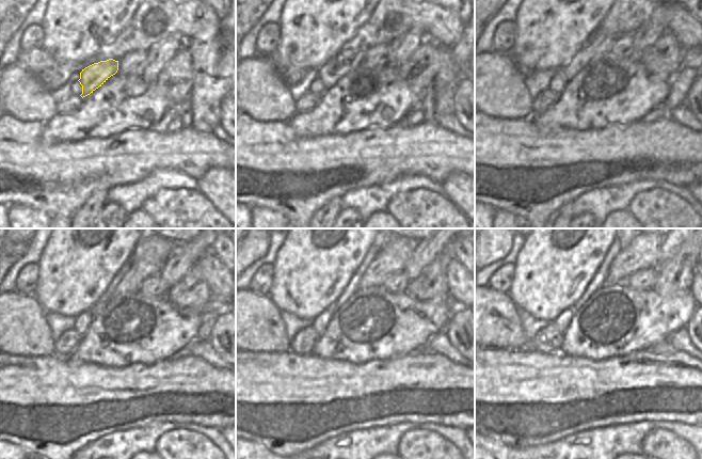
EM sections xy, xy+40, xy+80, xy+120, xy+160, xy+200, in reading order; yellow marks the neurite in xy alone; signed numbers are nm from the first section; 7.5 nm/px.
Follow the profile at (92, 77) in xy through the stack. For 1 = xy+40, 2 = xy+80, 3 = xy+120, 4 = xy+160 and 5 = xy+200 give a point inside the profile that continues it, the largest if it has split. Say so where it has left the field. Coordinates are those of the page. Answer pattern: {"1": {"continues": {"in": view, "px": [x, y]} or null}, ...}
{"1": {"continues": {"in": "xy+40", "px": [346, 60]}}, "2": {"continues": {"in": "xy+80", "px": [600, 45]}}, "3": {"continues": {"in": "xy+120", "px": [140, 270]}}, "4": {"continues": {"in": "xy+160", "px": [393, 257]}}, "5": {"continues": {"in": "xy+200", "px": [643, 252]}}}

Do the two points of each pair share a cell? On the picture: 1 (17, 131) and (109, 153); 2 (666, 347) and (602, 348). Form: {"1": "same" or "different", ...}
{"1": "same", "2": "different"}

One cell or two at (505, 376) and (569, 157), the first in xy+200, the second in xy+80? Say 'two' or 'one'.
one

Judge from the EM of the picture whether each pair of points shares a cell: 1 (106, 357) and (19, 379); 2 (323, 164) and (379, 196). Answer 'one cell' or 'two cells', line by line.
1: two cells
2: two cells

